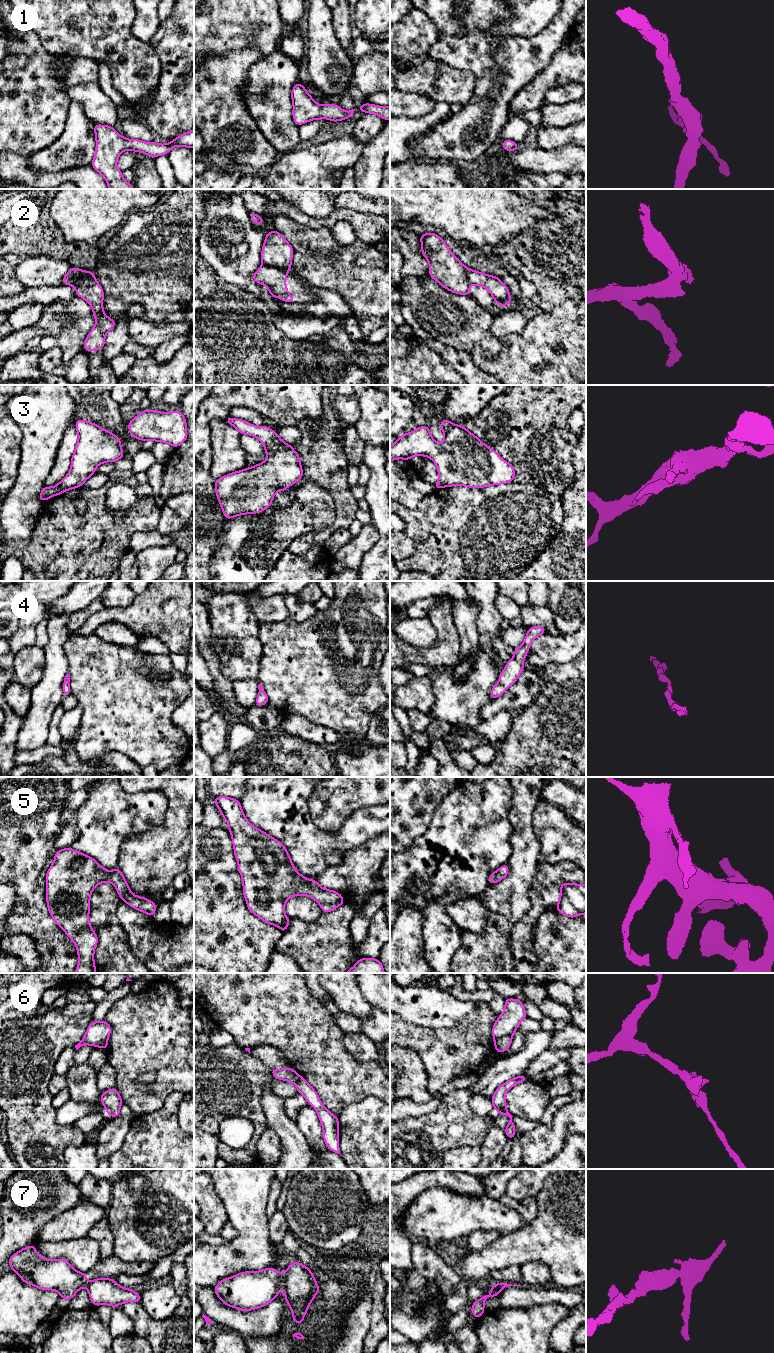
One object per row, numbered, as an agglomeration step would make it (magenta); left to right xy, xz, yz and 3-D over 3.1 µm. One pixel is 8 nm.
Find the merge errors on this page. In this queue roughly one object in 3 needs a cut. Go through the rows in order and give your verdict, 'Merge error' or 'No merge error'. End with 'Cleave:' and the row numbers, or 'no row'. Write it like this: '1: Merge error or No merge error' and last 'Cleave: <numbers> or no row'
1: No merge error
2: Merge error
3: No merge error
4: No merge error
5: No merge error
6: Merge error
7: Merge error
Cleave: 2, 6, 7

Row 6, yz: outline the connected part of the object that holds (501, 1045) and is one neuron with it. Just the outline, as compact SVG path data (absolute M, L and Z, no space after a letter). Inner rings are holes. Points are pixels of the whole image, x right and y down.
M505 1036L505 1037L502 1037L498 1040L496 1040L494 1042L496 1052L498 1052L498 1053L505 1052L510 1047L510 1045L512 1043L512 1039L513 1039L512 1036Z

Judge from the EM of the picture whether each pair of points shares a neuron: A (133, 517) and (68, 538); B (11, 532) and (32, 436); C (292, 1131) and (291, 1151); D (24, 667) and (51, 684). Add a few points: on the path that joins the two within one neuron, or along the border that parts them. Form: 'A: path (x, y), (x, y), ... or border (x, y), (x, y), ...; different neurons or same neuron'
A: path (117, 527), (100, 538), (84, 538); same neuron
B: path (20, 508), (31, 479), (32, 460); same neuron
C: path (292, 1136), (292, 1146); same neuron
D: border (45, 654), (43, 675), (30, 688); different neurons

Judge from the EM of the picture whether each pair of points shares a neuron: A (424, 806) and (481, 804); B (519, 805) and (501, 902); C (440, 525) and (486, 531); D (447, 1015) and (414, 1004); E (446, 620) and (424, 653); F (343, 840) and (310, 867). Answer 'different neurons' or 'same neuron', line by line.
A: different neurons
B: same neuron
C: same neuron
D: same neuron
E: same neuron
F: same neuron

